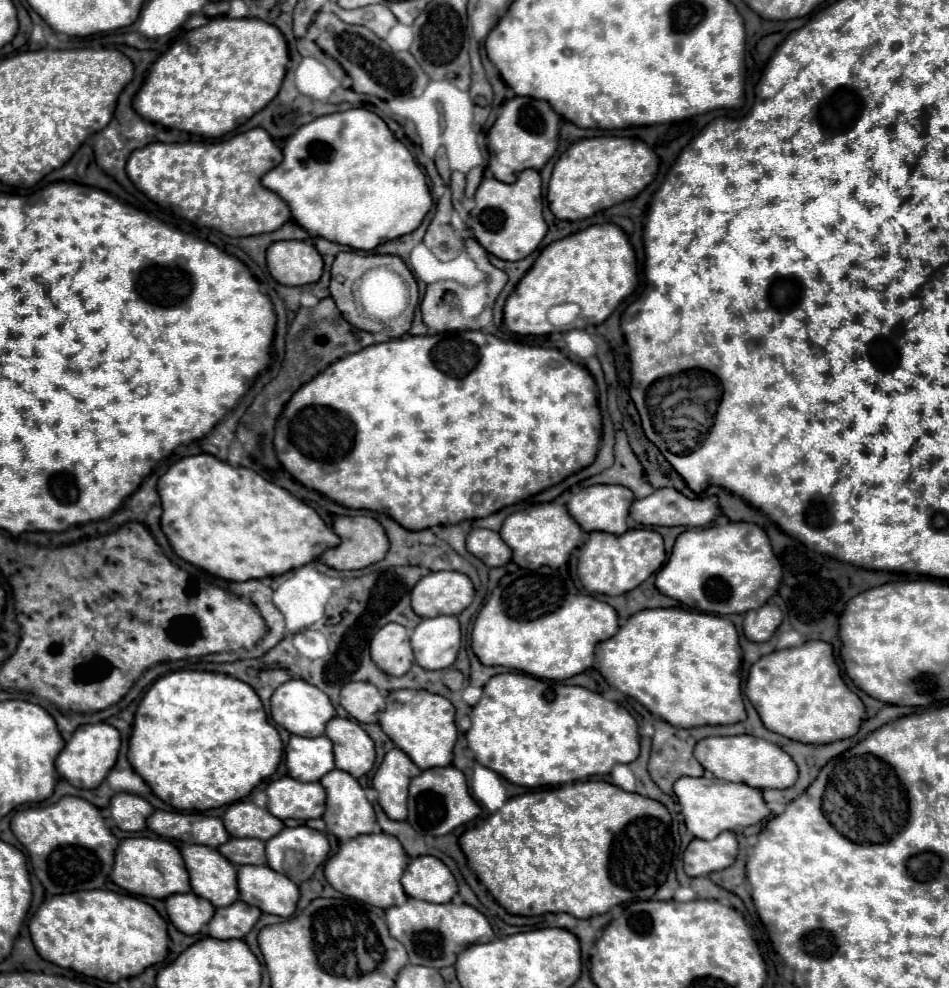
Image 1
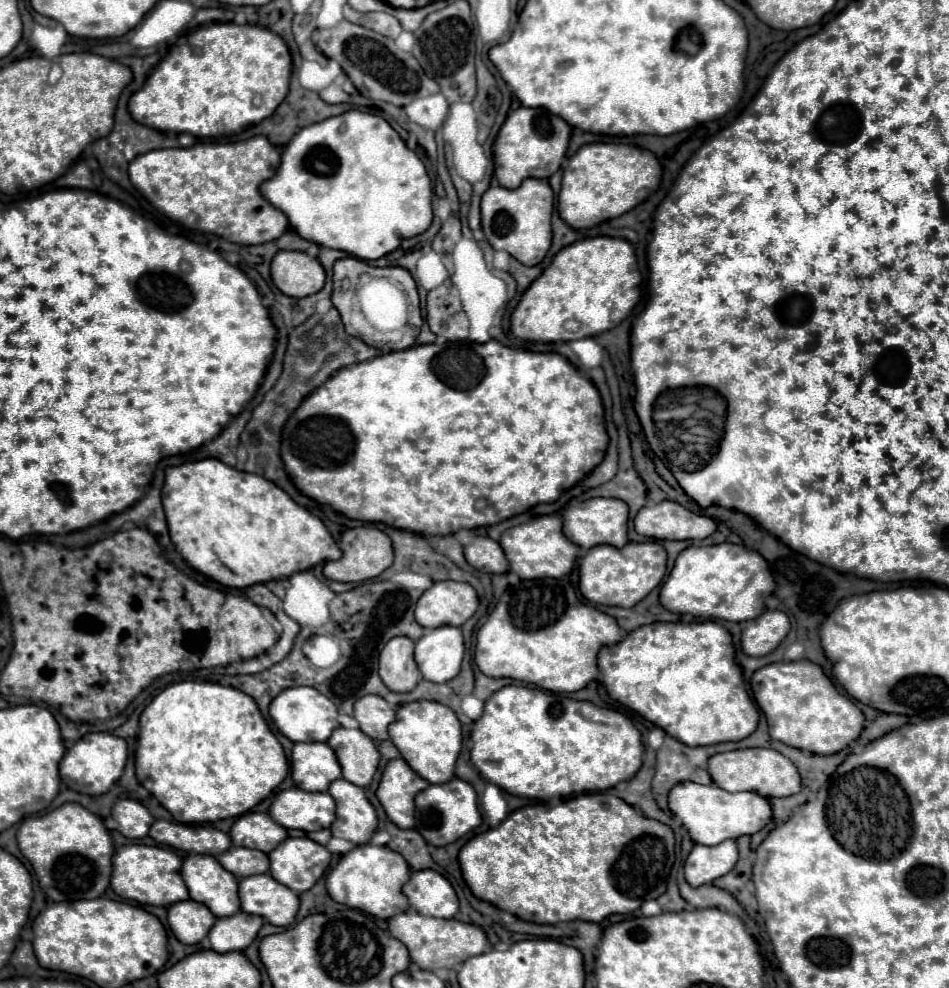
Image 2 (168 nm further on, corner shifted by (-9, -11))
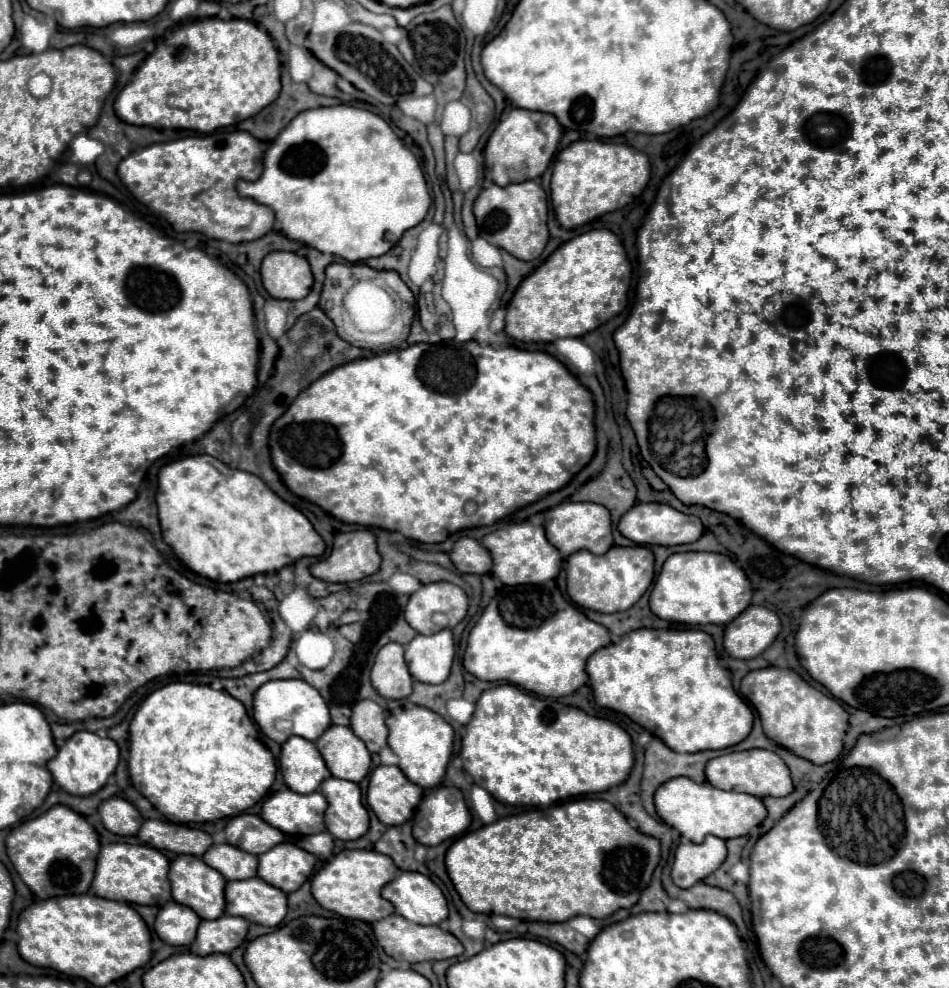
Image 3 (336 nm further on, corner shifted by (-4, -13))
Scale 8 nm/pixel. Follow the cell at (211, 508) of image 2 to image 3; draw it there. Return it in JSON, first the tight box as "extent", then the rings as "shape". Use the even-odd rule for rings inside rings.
{"extent":[156,455,326,583],"shape":[[[192,455],[164,465],[158,473],[157,491],[156,506],[164,541],[194,573],[212,581],[232,583],[258,573],[274,573],[302,557],[318,557],[326,549],[312,523],[268,489],[260,477],[240,469],[230,469],[216,457]]]}

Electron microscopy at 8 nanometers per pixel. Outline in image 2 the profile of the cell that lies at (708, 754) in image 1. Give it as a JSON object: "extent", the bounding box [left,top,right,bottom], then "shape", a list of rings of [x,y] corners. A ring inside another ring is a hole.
{"extent":[709,747,801,797],"shape":[[[755,747],[717,753],[709,759],[709,775],[713,783],[725,791],[753,791],[761,797],[787,797],[799,793],[801,789],[797,767],[787,757],[769,748]]]}

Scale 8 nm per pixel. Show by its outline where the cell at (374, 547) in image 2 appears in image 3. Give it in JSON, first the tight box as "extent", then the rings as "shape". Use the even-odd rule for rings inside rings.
{"extent":[310,529,380,583],"shape":[[[360,529],[338,533],[326,559],[310,565],[310,573],[328,583],[348,583],[370,577],[380,567],[376,537],[372,531]]]}

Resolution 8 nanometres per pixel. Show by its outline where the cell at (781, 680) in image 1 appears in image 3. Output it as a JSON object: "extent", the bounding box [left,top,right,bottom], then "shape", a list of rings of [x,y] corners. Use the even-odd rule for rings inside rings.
{"extent":[740,667,848,765],"shape":[[[778,667],[750,671],[742,679],[740,691],[756,707],[764,733],[780,747],[808,759],[814,765],[830,763],[840,755],[842,739],[848,729],[848,713],[836,699],[812,689],[794,671]]]}

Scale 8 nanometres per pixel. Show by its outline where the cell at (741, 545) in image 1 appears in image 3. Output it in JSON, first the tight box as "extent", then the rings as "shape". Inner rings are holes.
{"extent":[650,553,752,625],"shape":[[[674,553],[664,561],[650,591],[650,609],[666,621],[684,625],[726,625],[736,619],[752,599],[752,585],[742,569],[720,553]]]}

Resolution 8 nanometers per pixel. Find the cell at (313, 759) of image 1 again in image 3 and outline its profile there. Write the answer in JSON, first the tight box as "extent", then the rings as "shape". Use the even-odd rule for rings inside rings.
{"extent":[280,737,330,793],"shape":[[[290,737],[282,745],[282,751],[280,751],[280,771],[282,771],[282,777],[284,777],[286,785],[292,791],[296,791],[296,793],[314,793],[314,791],[318,791],[320,781],[330,777],[328,767],[324,765],[324,759],[320,757],[316,745],[312,741],[308,741],[308,739],[302,739],[302,737]]]}

